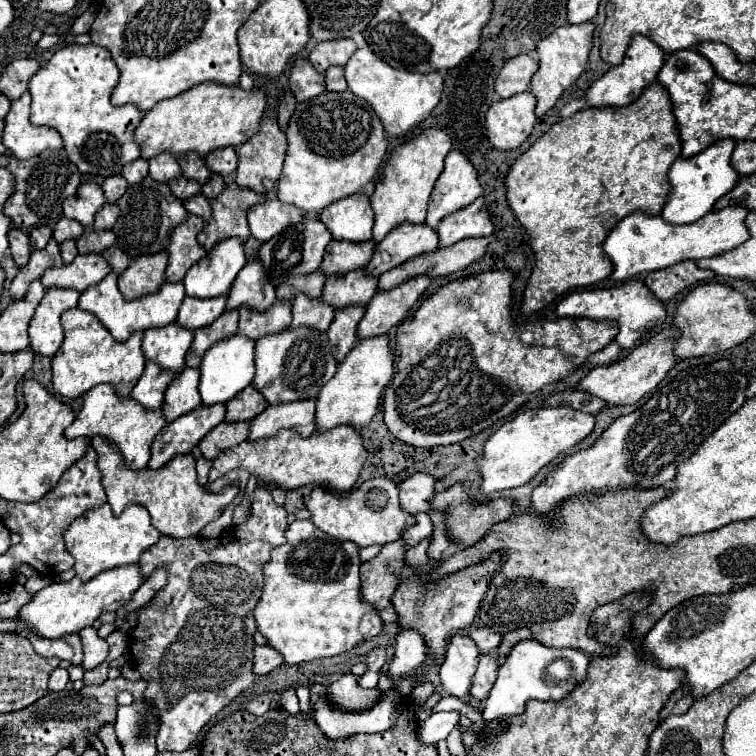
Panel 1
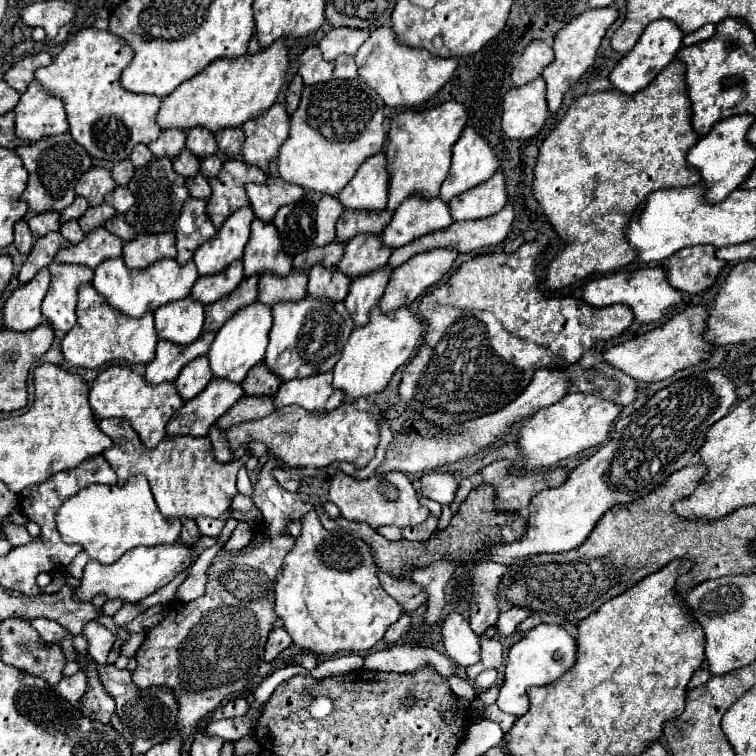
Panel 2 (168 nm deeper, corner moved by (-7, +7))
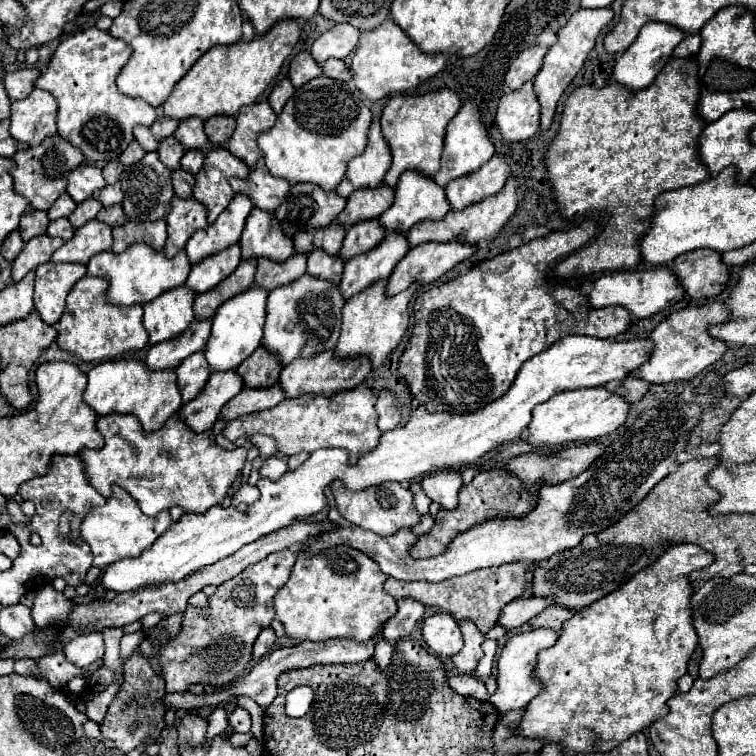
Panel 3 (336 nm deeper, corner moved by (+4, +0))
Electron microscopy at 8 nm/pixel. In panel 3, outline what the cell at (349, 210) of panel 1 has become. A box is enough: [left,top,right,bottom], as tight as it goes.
[336,122,392,198]

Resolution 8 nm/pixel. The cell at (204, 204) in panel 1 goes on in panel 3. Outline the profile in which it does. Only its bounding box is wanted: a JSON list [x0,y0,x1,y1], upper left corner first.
[172,170,194,198]

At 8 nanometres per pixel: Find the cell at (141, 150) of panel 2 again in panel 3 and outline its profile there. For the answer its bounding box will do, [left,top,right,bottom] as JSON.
[120,140,144,166]

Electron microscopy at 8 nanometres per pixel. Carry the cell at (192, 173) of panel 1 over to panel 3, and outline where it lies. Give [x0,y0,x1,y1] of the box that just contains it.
[174,118,208,150]

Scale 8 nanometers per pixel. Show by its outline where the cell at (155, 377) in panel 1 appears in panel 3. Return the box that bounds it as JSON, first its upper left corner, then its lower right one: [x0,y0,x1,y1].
[144,320,210,372]

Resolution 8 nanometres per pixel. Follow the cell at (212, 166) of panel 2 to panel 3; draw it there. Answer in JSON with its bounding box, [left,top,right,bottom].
[182,150,204,174]

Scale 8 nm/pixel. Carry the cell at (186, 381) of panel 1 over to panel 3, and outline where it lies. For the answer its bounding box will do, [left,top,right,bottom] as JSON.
[176,352,210,402]

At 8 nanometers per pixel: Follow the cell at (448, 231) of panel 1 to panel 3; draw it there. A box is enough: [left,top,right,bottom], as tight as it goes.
[446,156,510,210]

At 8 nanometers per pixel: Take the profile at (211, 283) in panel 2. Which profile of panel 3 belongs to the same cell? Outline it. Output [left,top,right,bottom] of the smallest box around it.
[186,244,240,294]

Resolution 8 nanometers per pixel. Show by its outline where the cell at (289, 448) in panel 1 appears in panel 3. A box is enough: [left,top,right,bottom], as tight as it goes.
[222,384,382,462]

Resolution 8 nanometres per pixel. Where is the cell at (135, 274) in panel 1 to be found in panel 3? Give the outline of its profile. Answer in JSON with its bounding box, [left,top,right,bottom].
[112,222,166,254]

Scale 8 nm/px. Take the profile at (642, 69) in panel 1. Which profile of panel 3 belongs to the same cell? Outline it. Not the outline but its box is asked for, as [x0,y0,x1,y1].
[612,22,686,90]

